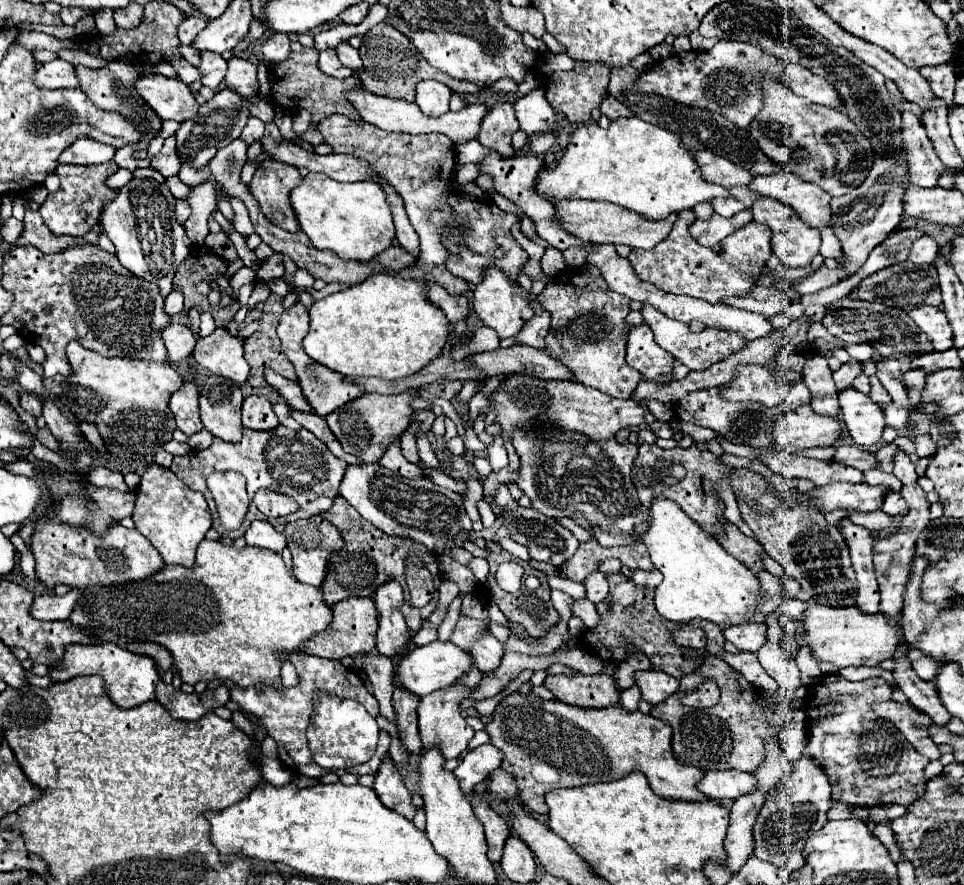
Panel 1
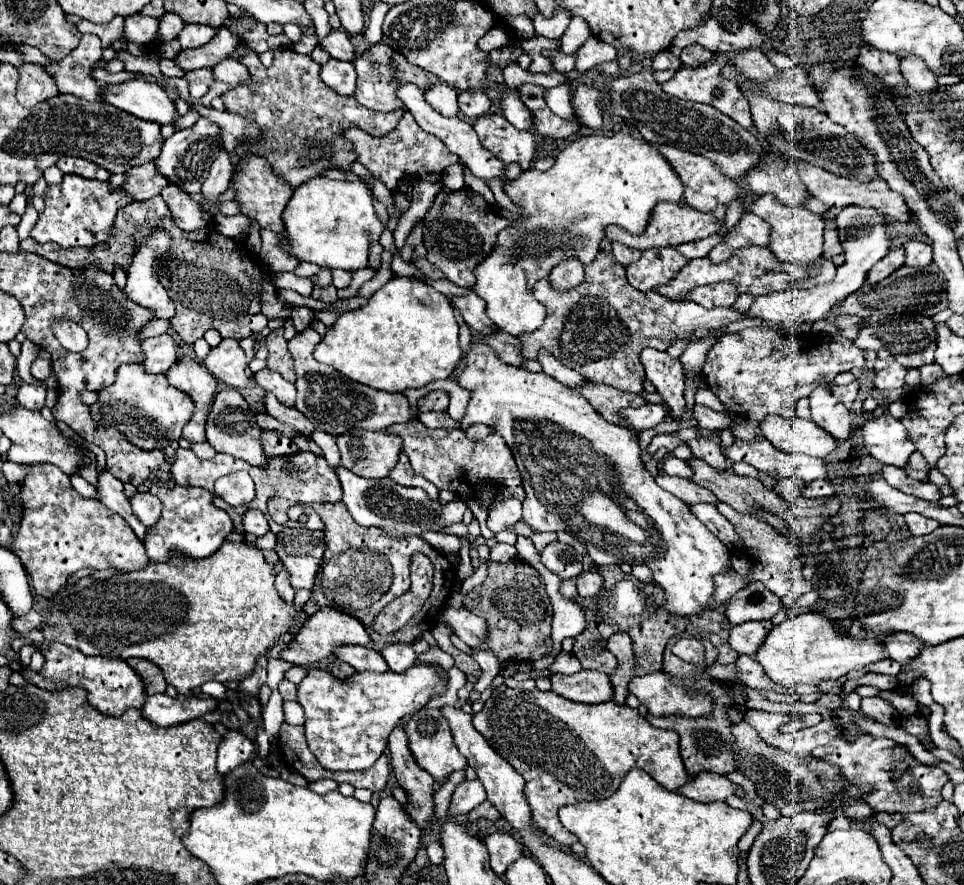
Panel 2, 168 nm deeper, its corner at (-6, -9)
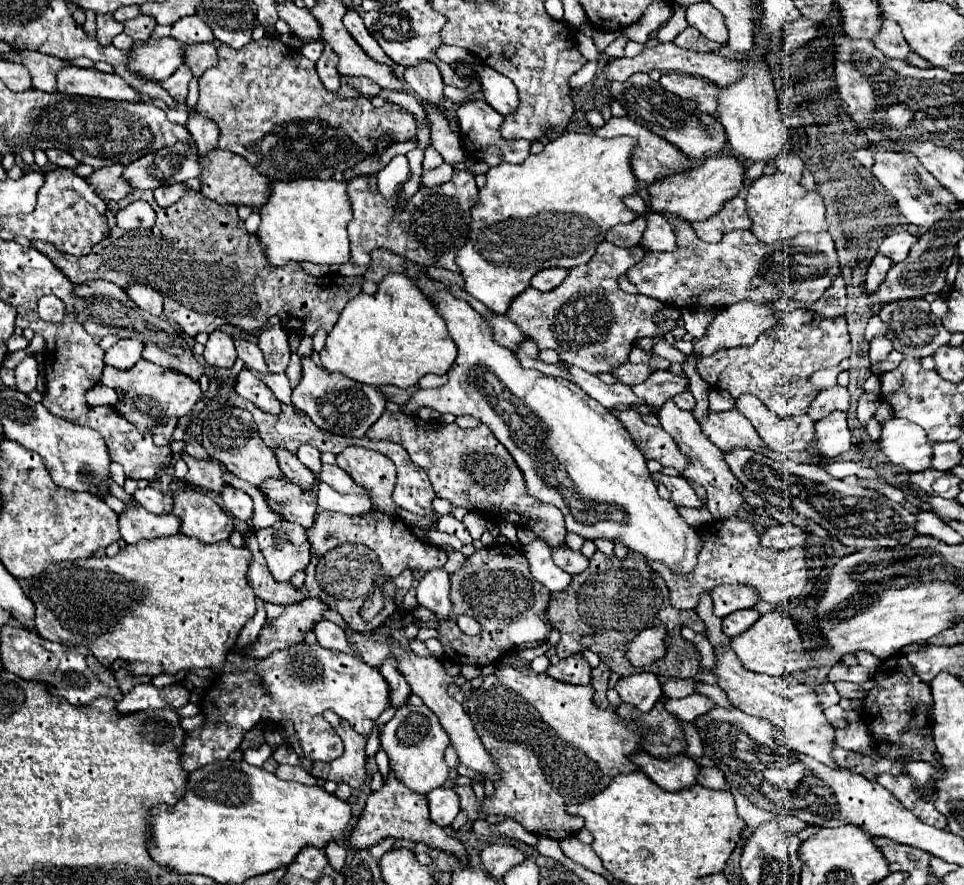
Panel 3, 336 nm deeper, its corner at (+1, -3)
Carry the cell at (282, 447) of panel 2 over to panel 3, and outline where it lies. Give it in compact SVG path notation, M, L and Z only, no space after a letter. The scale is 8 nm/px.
M277 446L277 448L273 450L273 454L275 454L277 462L279 462L281 472L283 472L287 478L291 478L293 482L297 482L299 486L303 486L303 490L307 490L307 488L313 484L313 478L315 478L313 472L311 472L309 468L305 468L293 452L289 452L289 450L283 448L283 446Z

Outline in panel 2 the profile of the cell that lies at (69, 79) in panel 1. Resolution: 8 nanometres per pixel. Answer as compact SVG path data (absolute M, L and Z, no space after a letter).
M22 64L18 68L16 98L24 108L34 108L52 96L58 96L56 82L40 64Z

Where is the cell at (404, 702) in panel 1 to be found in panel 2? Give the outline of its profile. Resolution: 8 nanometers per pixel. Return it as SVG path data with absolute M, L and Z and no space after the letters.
M396 726L388 740L390 750L390 766L396 774L398 784L404 788L408 802L406 812L420 824L420 830L424 830L434 816L434 780L428 772L418 768L416 760L410 754L408 738L404 732L404 726Z

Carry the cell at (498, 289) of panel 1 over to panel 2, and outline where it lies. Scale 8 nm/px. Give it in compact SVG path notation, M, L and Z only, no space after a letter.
M628 128L616 132L614 136L594 134L570 142L564 150L558 152L556 162L550 170L540 172L536 168L530 168L518 178L504 184L504 192L516 206L522 208L522 220L514 220L508 228L498 232L496 248L474 270L476 286L472 290L480 294L488 304L490 320L500 330L512 336L532 332L542 326L546 318L546 308L538 306L538 300L532 296L534 284L542 278L548 278L552 268L568 258L578 258L582 264L590 264L600 252L604 226L618 224L632 234L642 234L652 214L652 208L658 202L684 202L684 184L680 182L672 166L648 142L644 142L642 138L632 138Z

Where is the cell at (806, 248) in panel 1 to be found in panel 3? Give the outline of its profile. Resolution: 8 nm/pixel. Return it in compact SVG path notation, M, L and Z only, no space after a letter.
M783 172L771 176L759 176L747 190L745 202L753 220L751 232L765 244L775 244L787 238L793 238L801 232L823 232L827 230L825 222L825 204L817 192L807 192L801 184L791 180Z

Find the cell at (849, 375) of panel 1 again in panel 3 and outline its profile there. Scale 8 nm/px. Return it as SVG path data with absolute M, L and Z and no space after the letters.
M833 386L829 390L823 390L817 394L813 404L809 406L807 414L813 418L813 422L821 420L829 410L843 410L847 412L850 406L850 395L847 388Z

